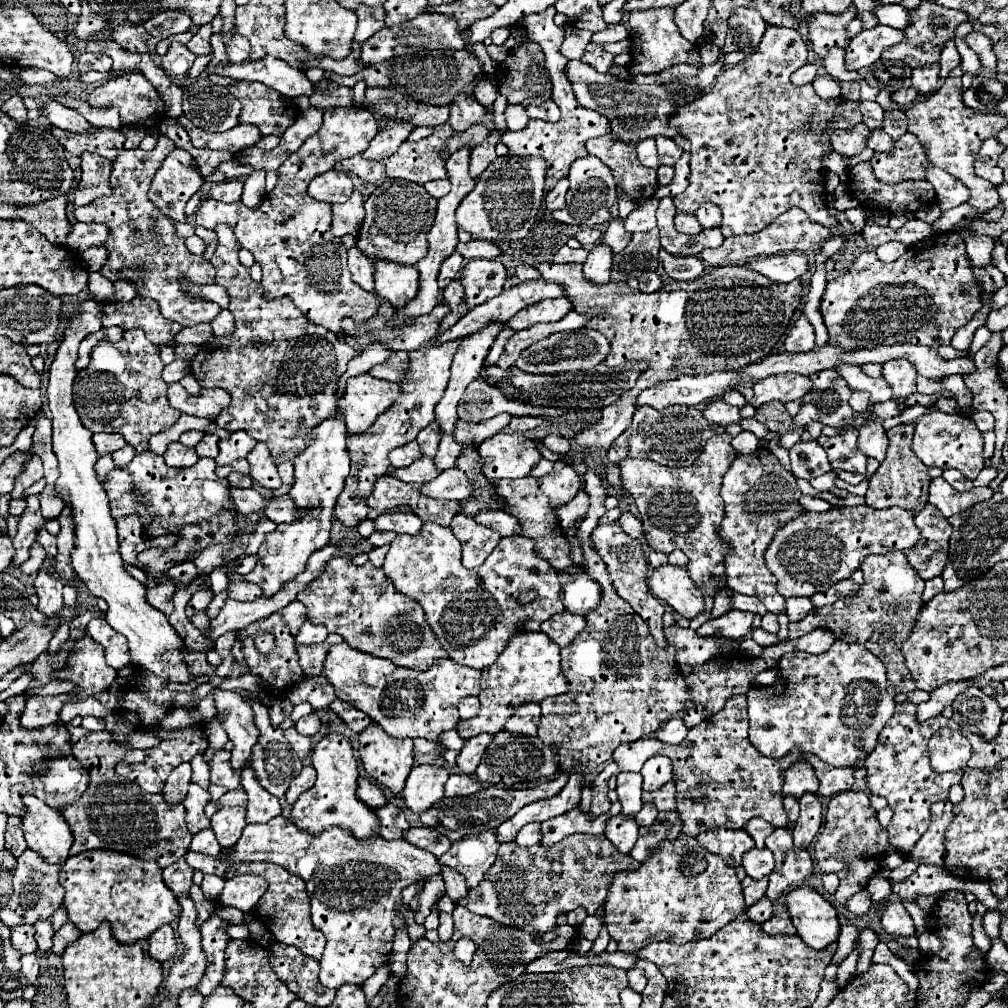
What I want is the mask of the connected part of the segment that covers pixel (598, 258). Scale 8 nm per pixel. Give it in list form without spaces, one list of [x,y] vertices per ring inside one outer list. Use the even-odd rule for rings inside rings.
[[[596,245],[590,251],[590,255],[588,255],[586,263],[584,263],[582,273],[584,273],[584,277],[590,283],[604,285],[604,283],[610,281],[610,267],[612,267],[612,255],[610,255],[610,251],[606,251],[606,247],[602,247],[602,245]]]

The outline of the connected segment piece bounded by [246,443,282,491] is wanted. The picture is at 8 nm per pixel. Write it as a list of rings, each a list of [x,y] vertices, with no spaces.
[[[258,443],[250,453],[248,453],[248,463],[250,463],[250,477],[260,483],[264,489],[268,491],[274,491],[278,487],[282,487],[282,481],[278,477],[278,471],[276,471],[276,465],[274,461],[270,459],[270,451],[264,443]]]

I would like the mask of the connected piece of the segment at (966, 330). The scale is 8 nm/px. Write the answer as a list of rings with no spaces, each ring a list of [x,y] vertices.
[[[982,297],[982,303],[984,303],[984,307],[976,313],[976,317],[974,317],[966,327],[962,327],[962,329],[954,335],[954,339],[952,339],[952,343],[950,343],[954,349],[966,351],[966,349],[970,347],[970,341],[972,341],[972,337],[974,337],[974,331],[976,331],[980,325],[986,323],[986,311],[990,311],[990,307],[986,307],[984,297]]]

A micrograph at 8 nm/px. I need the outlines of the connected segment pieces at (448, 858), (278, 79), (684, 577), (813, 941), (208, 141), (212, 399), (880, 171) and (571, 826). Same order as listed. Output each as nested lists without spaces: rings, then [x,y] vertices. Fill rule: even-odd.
[[[482,831],[478,835],[454,841],[452,847],[440,857],[446,867],[464,875],[468,889],[478,887],[484,879],[484,873],[496,861],[500,845],[494,833],[496,831]]]
[[[266,55],[266,59],[260,61],[246,61],[238,65],[228,63],[226,67],[218,67],[218,73],[224,77],[234,77],[244,81],[260,81],[284,97],[300,97],[300,95],[310,97],[316,91],[302,71],[270,55]]]
[[[666,563],[662,567],[652,569],[648,577],[648,589],[654,597],[668,603],[686,619],[696,617],[704,607],[702,593],[696,589],[686,569],[678,565]]]
[[[806,885],[798,891],[790,891],[790,895],[786,895],[786,905],[798,935],[808,947],[822,951],[836,943],[840,921],[836,909],[820,893]]]
[[[186,119],[186,131],[190,135],[192,145],[198,149],[218,149],[218,151],[224,149],[230,153],[252,147],[262,137],[256,125],[244,125],[244,123],[238,123],[236,127],[224,133],[206,133]]]
[[[170,383],[168,401],[170,401],[170,407],[186,415],[214,419],[230,403],[230,395],[222,389],[202,389],[200,395],[190,395],[180,383]]]
[[[904,133],[890,155],[876,153],[870,161],[877,179],[883,183],[923,180],[930,165],[926,149],[914,133]]]
[[[616,803],[608,813],[596,815],[594,819],[590,819],[590,813],[584,813],[580,809],[580,805],[576,805],[574,809],[558,815],[554,819],[548,819],[546,823],[540,825],[542,827],[540,845],[552,847],[554,843],[558,843],[564,837],[574,835],[574,833],[586,833],[586,835],[600,837],[600,835],[604,835],[604,827],[606,827],[608,819],[614,817],[614,815],[618,815],[618,813],[620,813],[620,805]]]

